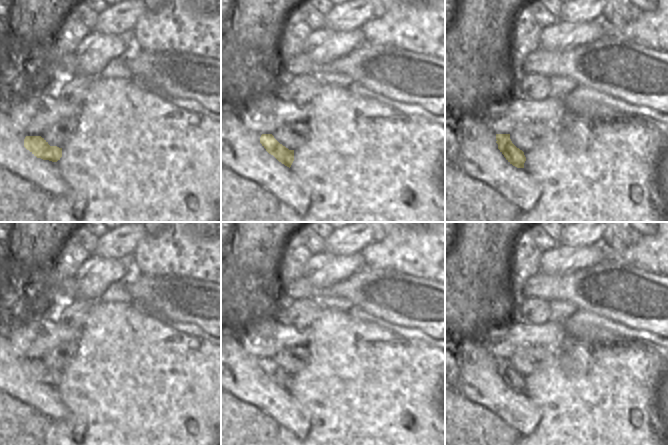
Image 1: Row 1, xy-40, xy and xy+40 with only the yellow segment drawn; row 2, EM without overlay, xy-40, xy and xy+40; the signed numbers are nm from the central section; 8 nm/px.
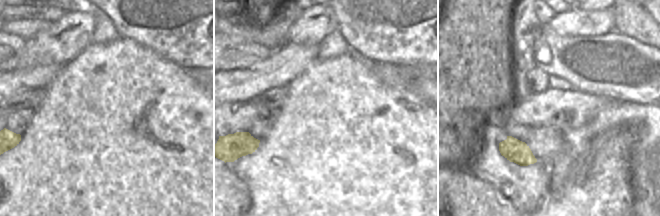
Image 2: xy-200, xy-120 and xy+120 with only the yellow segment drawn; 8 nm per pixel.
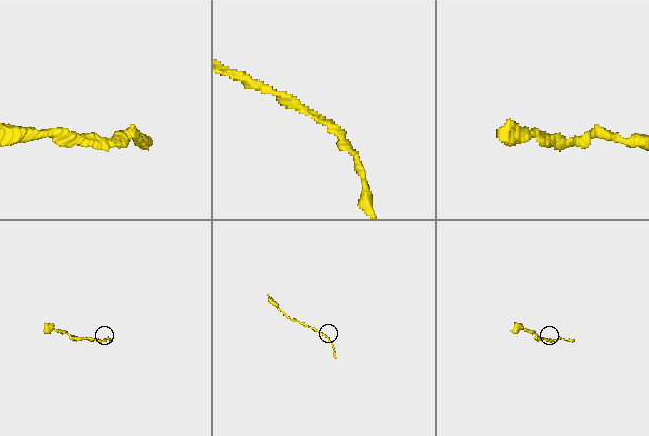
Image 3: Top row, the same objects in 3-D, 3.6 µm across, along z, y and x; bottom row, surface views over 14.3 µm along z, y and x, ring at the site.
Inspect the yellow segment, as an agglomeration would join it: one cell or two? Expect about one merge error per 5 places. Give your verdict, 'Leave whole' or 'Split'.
Leave whole.

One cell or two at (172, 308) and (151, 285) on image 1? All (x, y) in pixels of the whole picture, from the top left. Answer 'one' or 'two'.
one

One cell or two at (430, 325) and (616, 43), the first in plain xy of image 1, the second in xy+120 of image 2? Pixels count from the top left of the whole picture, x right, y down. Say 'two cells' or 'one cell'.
one cell

